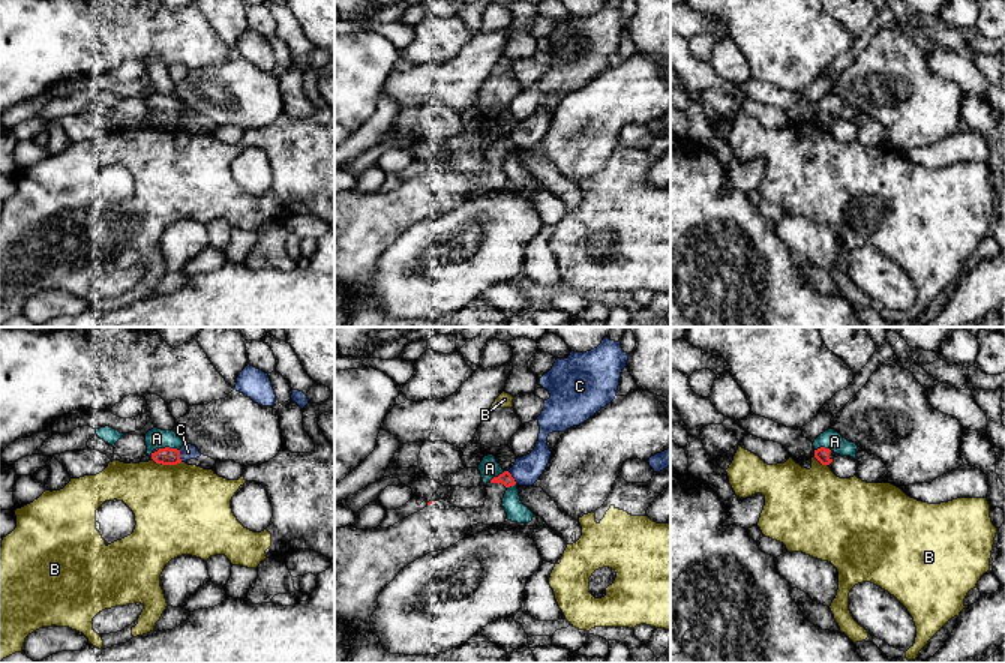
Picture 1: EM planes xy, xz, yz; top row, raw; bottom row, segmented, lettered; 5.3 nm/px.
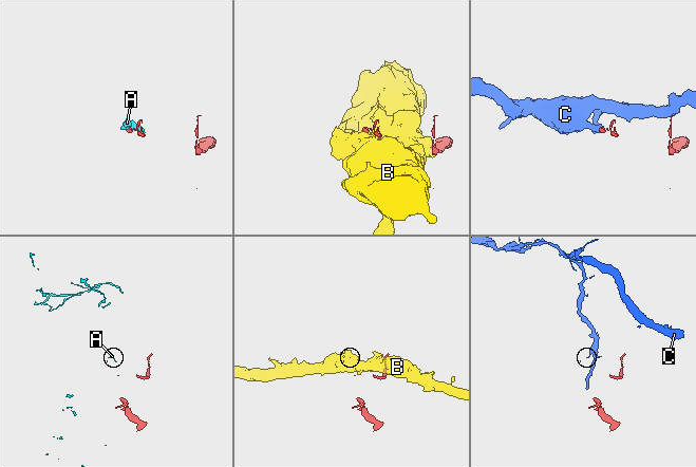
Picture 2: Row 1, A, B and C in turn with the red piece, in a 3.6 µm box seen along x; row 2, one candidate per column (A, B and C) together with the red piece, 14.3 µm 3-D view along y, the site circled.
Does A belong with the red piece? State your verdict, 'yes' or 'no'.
no

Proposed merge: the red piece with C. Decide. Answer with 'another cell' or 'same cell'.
another cell

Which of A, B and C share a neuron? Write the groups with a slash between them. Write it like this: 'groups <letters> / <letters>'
groups A / B / C

